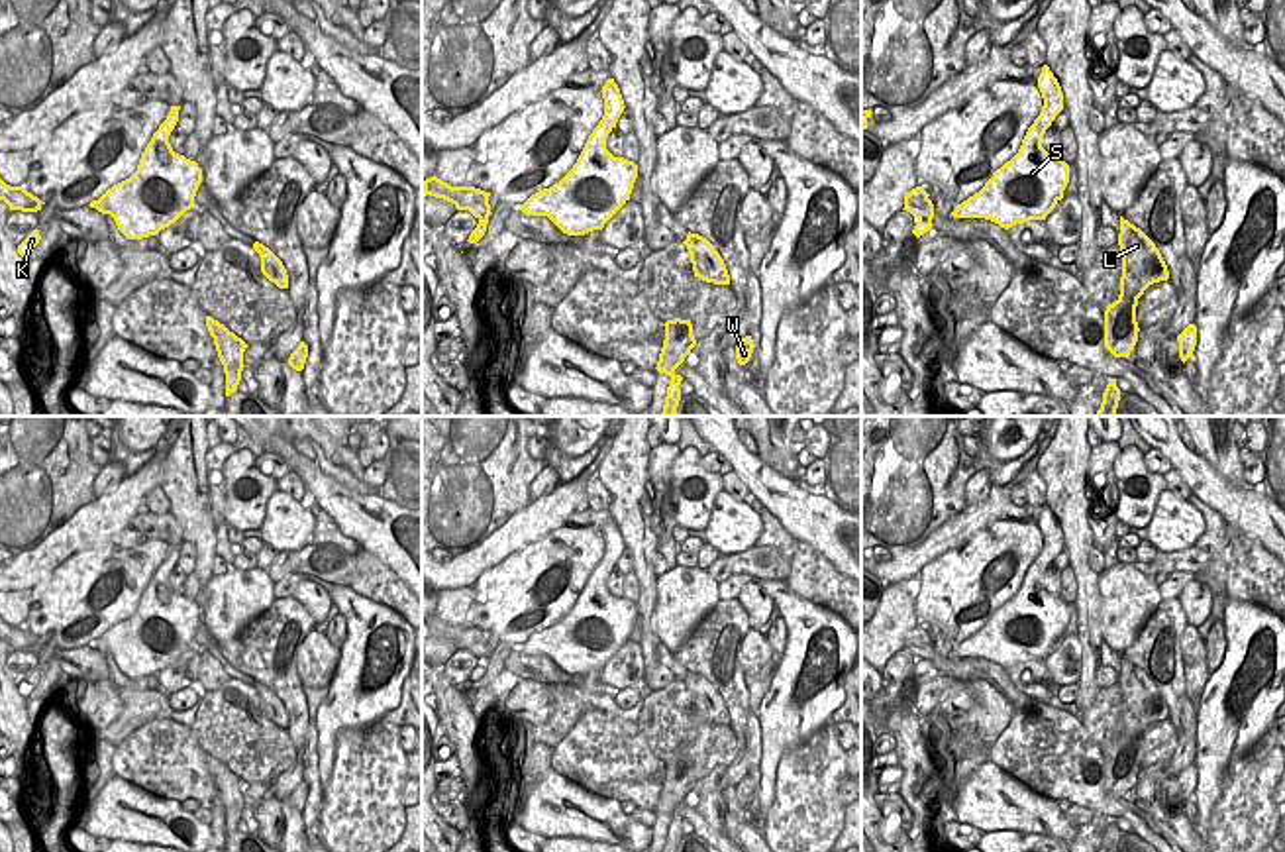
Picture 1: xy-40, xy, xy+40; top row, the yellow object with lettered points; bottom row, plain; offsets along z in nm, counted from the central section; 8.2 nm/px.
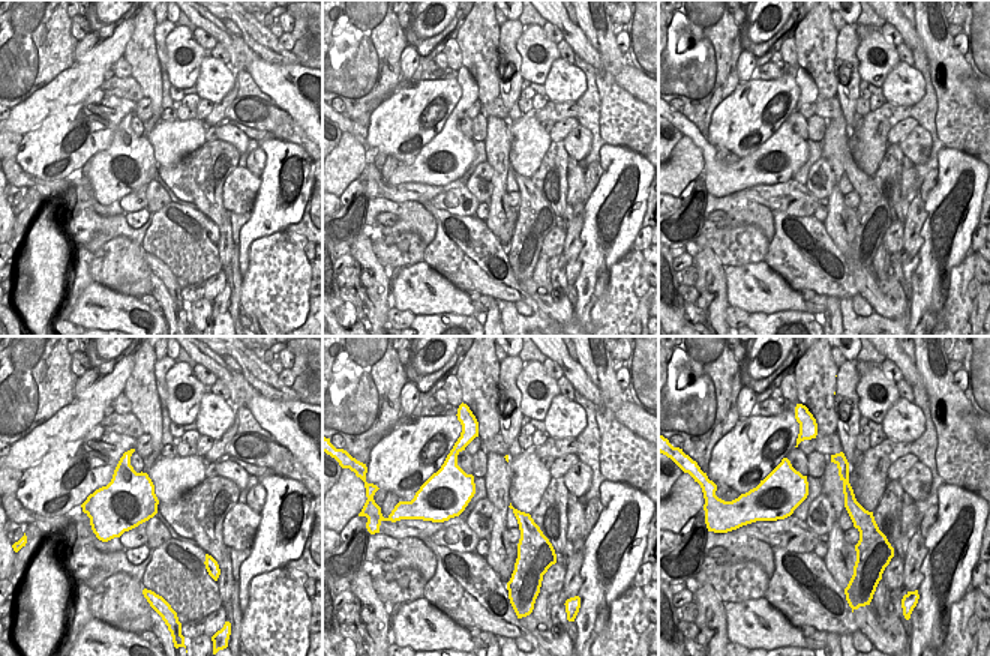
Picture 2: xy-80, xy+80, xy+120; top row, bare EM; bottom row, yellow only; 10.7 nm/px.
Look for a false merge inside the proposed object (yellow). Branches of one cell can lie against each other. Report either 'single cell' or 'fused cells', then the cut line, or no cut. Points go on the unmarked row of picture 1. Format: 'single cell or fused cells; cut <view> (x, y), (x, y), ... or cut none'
fused cells; cut xy+40 (1046, 566), (1036, 562), (1027, 574)

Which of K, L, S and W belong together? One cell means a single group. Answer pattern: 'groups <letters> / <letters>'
groups K S / L W

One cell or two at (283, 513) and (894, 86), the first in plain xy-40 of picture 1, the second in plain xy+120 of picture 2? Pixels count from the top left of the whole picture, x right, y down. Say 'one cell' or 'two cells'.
one cell

